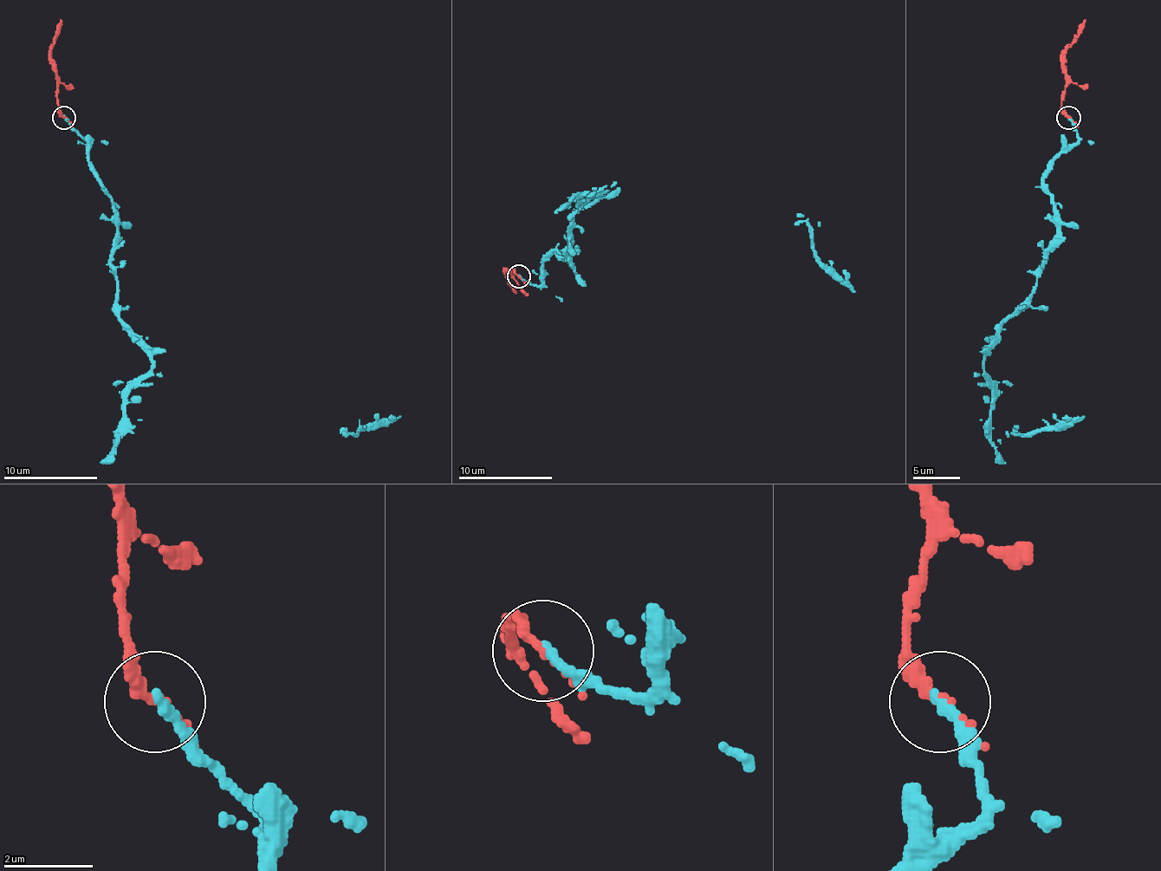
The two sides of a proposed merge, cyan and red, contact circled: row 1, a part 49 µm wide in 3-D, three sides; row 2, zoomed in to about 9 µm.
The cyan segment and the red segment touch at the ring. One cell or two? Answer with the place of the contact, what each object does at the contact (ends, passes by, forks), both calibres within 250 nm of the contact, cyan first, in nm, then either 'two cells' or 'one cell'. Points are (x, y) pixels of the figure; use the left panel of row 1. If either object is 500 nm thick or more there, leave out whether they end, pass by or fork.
place (64, 117); cyan ends; red ends; calibres 280 and 280 nm; one cell

